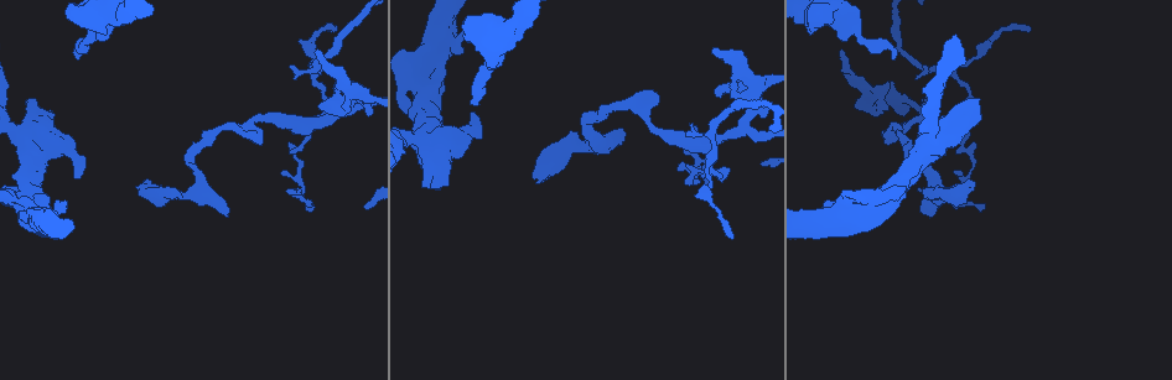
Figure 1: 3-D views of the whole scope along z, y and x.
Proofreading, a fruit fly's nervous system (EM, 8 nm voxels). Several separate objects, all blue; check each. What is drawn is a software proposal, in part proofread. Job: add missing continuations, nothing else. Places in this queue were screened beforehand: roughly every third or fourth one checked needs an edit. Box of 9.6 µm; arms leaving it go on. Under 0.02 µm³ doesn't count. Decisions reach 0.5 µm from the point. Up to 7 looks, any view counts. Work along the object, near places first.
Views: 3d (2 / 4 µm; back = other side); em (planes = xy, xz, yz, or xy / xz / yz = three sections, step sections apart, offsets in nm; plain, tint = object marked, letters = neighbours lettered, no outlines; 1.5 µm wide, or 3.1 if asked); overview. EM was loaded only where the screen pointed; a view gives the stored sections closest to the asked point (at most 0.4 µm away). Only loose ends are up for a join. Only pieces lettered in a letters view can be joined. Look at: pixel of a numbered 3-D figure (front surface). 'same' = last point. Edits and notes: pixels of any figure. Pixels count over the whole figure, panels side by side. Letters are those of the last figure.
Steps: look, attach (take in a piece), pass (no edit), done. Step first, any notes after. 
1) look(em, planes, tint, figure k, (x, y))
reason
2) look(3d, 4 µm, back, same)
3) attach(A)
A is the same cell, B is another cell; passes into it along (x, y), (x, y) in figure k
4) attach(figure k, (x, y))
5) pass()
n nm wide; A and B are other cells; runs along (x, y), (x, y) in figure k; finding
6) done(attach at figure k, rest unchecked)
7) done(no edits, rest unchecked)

look(3d, 2 µm, figure 1, (981, 209))
branch stops here

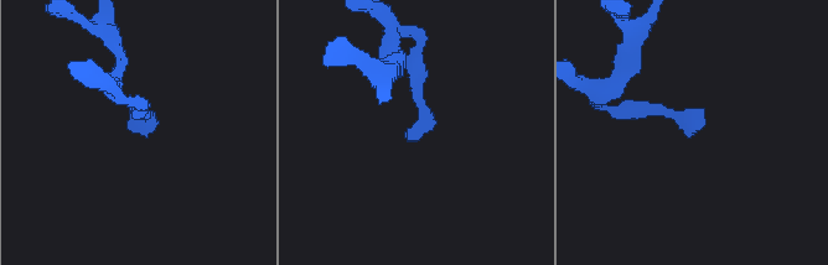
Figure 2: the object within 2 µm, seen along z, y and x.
look(em, xy, step 8, tint, figure 2, (129, 130))

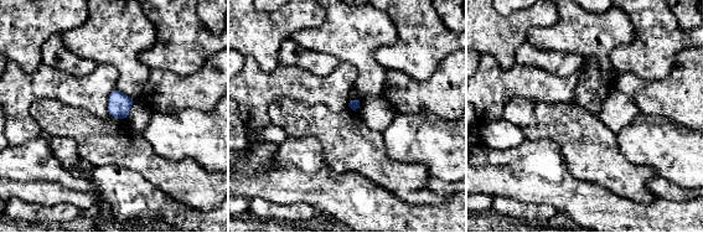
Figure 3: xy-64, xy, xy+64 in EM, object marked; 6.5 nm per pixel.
look(em, xy, step 8, letters, same)
see the neighbours

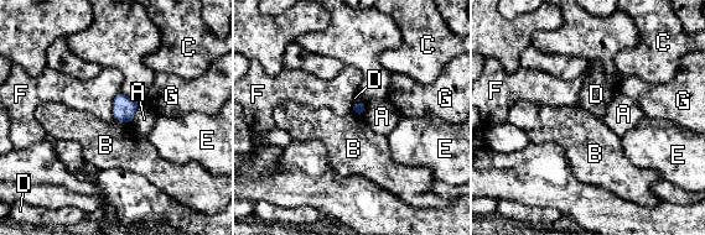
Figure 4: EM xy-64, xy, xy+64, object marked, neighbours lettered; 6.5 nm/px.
pass()
F touches over 200 nm; A, B, C, D, E, F and G are other cells; border along (119, 90), (113, 100), (113, 119) in figure 4; none of them fits

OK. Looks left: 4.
look(em, planes, letters, figure 1, (474, 102))

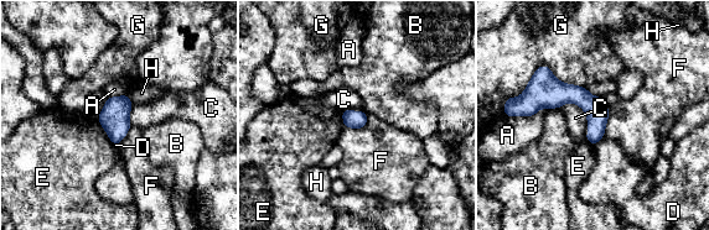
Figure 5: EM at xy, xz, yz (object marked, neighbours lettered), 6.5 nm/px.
pass()
G touches over 480 nm; A, B, C, D, E, F, G and H are other cells; border along (567, 102), (584, 111), (586, 139) in figure 5; none of them fits

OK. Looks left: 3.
look(3d, 4 µm, figure 1, (25, 101))
branch stops here

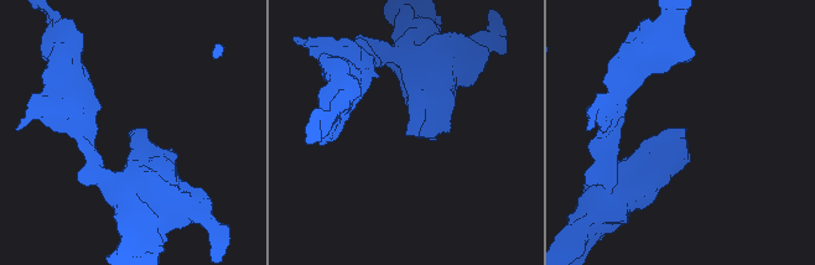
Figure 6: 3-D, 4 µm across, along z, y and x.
look(em, xz, step 8, letters, figure 6, (406, 135))
shape alone is not enough

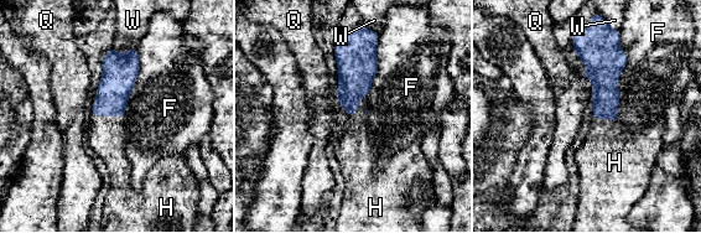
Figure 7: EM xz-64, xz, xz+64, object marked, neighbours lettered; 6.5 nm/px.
look(em, planes, letters, same)

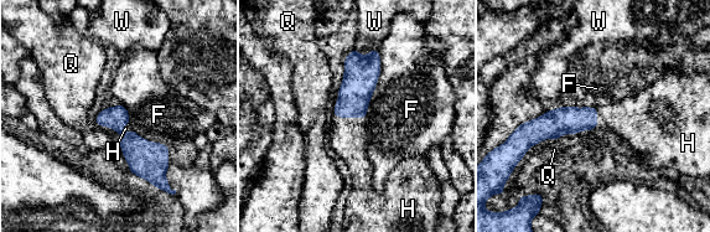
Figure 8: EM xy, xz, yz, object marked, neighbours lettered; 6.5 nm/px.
attach(H)
H is the same cell, F, Q and W are other cells; passes into it along (359, 80), (350, 117), (348, 138) in figure 8; the cell continues

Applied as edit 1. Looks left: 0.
done(attach at figure 8, rest unchecked)

